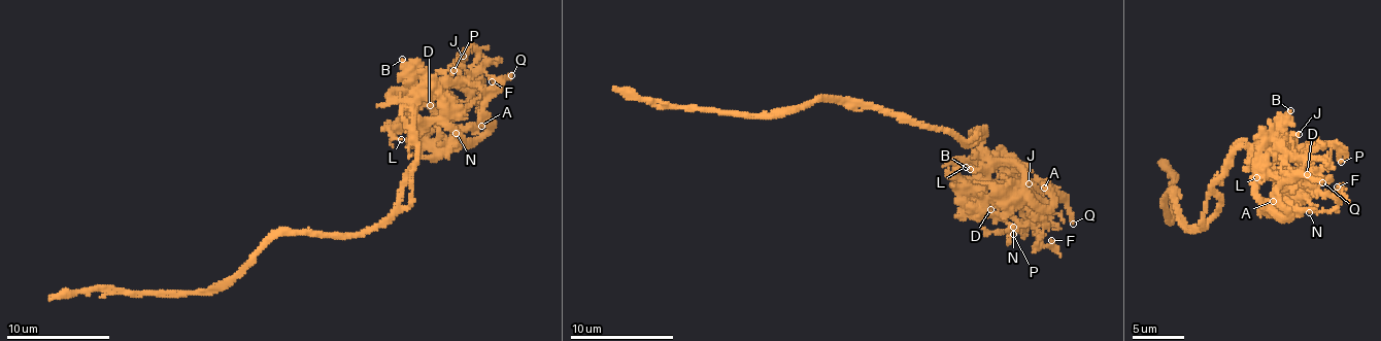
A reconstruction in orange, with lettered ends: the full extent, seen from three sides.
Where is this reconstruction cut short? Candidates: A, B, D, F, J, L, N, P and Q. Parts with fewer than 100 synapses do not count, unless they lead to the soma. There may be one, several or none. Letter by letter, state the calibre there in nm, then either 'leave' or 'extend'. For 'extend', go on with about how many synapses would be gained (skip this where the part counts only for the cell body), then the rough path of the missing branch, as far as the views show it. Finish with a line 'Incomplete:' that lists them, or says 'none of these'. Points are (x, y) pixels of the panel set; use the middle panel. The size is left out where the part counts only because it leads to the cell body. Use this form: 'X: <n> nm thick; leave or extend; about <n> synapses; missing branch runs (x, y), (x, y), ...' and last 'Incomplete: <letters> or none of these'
A: 320 nm thick; leave
B: 280 nm thick; leave
D: 120 nm thick; leave
F: 160 nm thick; leave
J: 160 nm thick; leave
L: 150 nm thick; leave
N: 240 nm thick; leave
P: 200 nm thick; leave
Q: 340 nm thick; extend; about 150 synapses
Incomplete: Q

